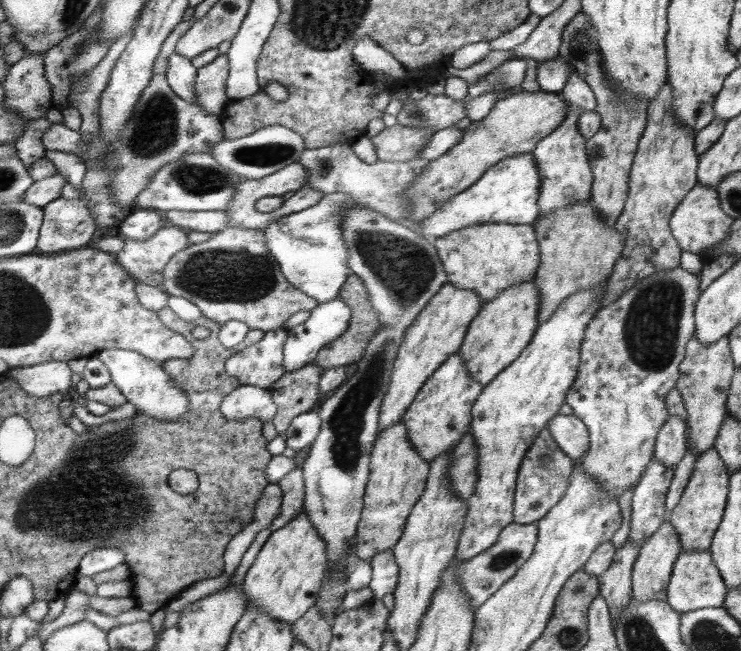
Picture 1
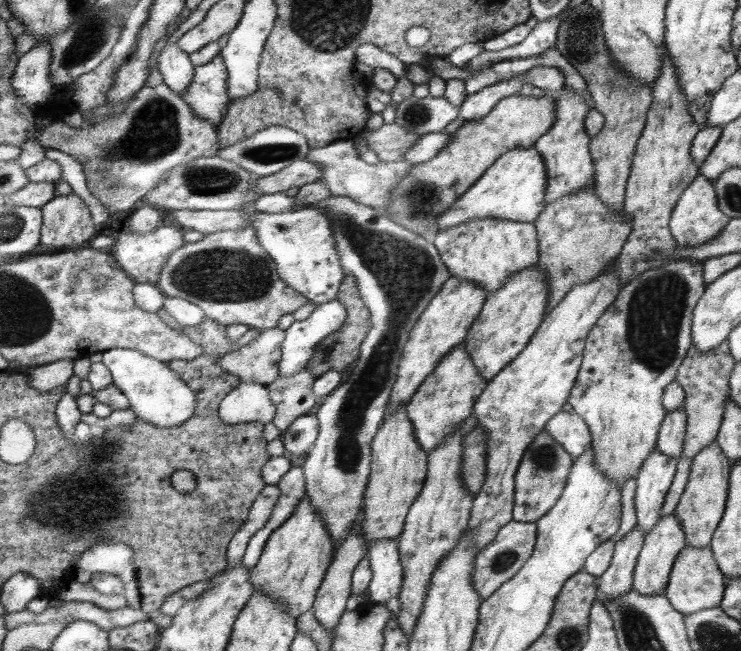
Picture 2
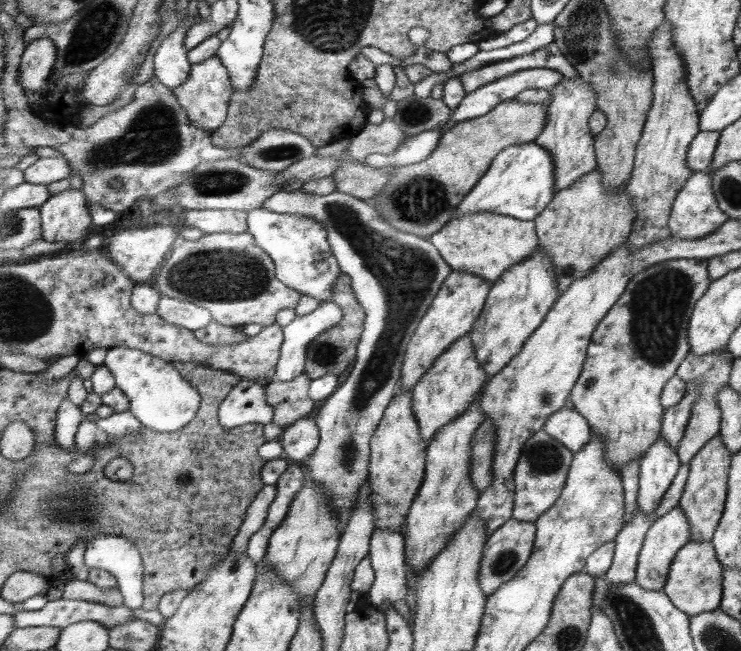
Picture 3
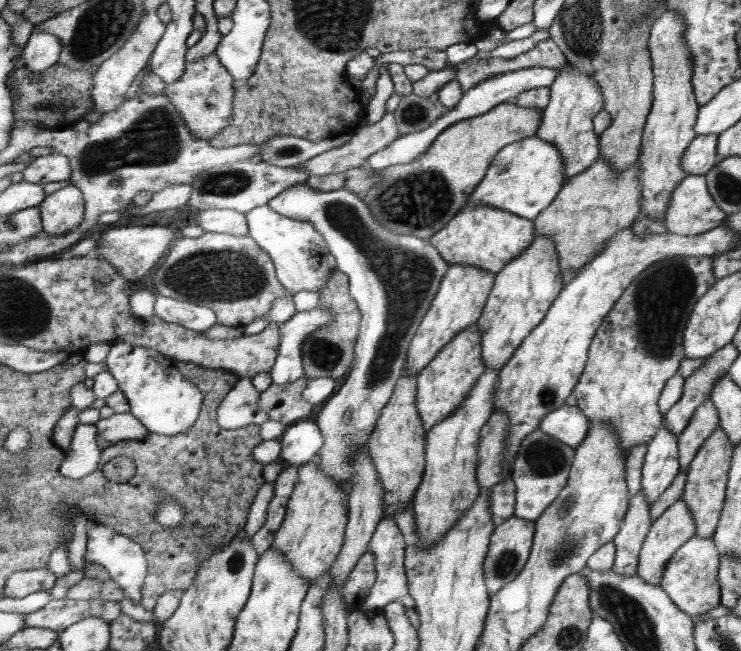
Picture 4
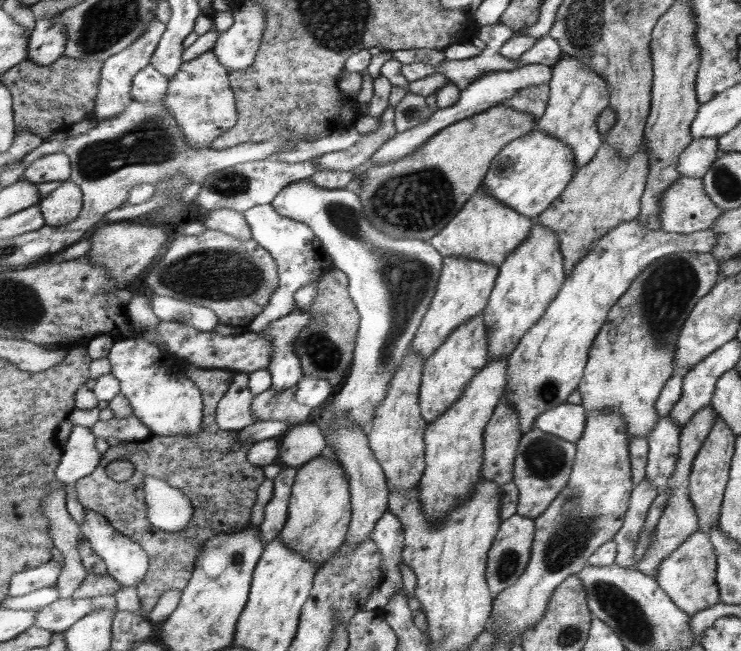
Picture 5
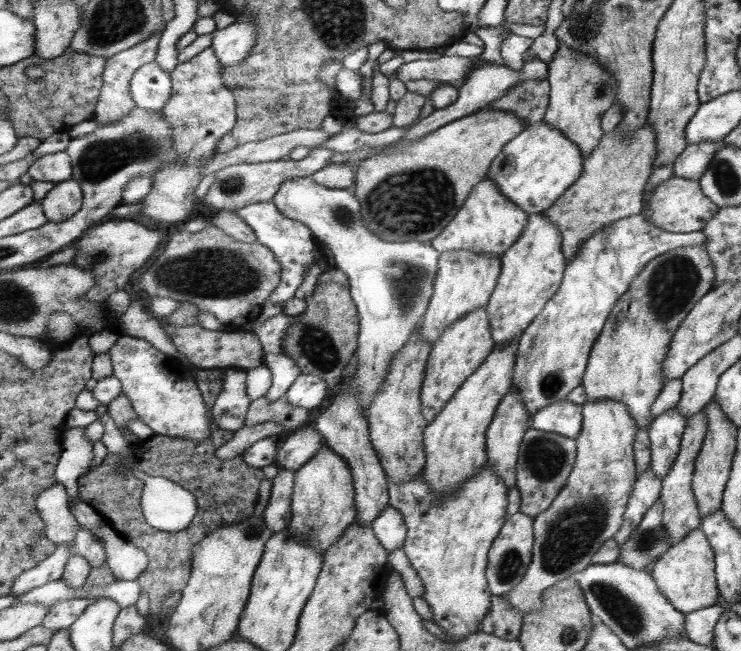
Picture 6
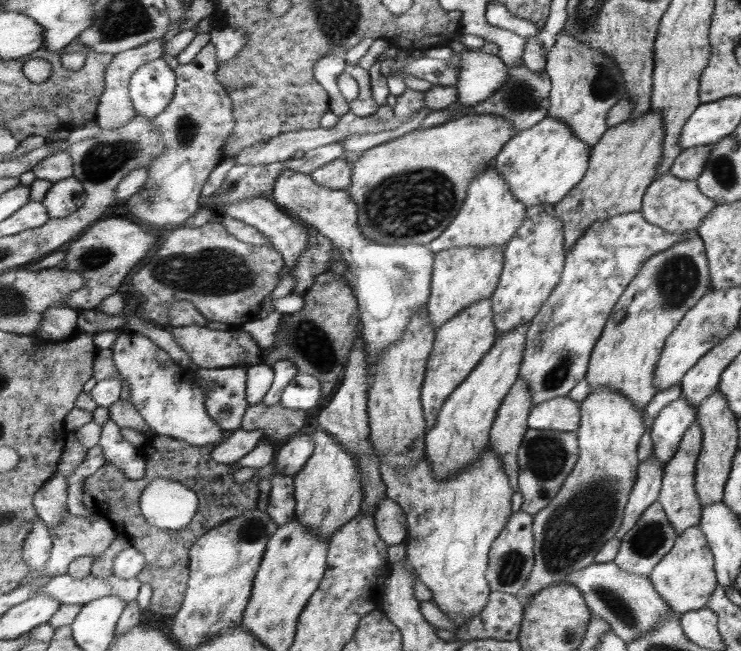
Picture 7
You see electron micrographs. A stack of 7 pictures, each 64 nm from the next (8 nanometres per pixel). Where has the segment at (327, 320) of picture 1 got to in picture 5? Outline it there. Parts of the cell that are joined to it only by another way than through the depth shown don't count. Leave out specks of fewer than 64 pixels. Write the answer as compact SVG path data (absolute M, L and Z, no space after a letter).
M307 310L289 313L285 317L273 320L261 334L273 342L273 360L268 369L272 374L272 388L281 394L293 386L297 386L304 372L301 358L295 352L295 339L299 339L301 331L311 324L313 314Z

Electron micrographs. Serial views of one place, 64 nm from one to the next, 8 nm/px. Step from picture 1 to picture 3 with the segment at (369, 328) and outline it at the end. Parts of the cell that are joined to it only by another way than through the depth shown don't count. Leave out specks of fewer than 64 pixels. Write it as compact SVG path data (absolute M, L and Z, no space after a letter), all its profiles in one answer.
M343 273L337 278L336 282L337 284L333 285L333 297L331 297L331 301L337 303L339 308L342 308L343 319L335 327L327 329L327 331L319 335L319 338L309 343L309 347L307 347L306 373L312 380L323 378L328 374L337 374L339 376L339 374L345 372L345 368L355 364L357 345L359 345L361 335L365 332L365 317L367 317L367 312L361 306L356 291L353 290L352 279Z

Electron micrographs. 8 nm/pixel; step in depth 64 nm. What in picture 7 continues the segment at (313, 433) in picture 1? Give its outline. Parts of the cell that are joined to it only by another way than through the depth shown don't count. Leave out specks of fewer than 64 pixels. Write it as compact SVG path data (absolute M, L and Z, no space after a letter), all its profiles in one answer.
M299 435L291 436L288 441L278 450L276 454L275 466L278 475L287 477L297 477L303 470L303 466L313 455L315 451L315 442L308 436Z

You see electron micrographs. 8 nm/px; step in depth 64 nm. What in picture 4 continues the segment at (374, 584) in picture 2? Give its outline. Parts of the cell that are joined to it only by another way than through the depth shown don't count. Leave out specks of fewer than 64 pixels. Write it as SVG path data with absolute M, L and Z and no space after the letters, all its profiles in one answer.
M384 517L372 538L371 548L377 556L377 580L362 605L363 610L384 610L388 604L395 601L401 601L408 608L415 610L415 599L411 596L408 587L408 576L405 566L406 543L404 534L397 525L396 518Z

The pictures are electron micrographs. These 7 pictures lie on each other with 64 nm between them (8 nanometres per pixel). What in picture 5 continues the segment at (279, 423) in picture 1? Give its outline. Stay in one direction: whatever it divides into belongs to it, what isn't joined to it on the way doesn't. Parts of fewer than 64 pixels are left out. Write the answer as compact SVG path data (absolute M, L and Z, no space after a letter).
M297 386L277 394L271 388L259 394L253 401L253 416L257 416L259 421L279 420L290 426L307 422L313 410L311 406L305 406L295 398L295 389Z

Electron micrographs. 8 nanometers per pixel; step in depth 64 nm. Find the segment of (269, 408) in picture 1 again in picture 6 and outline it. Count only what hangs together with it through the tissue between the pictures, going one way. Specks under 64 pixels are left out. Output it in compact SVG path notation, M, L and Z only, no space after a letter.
M225 369L225 390L217 395L213 405L212 420L218 427L235 433L245 426L252 403L247 392L247 379L245 369Z

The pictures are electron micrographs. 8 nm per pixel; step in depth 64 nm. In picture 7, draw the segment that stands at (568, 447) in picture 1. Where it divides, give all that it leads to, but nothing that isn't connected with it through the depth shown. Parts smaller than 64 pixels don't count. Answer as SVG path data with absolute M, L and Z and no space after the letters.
M567 396L535 405L529 413L529 429L578 432L581 426L581 403Z

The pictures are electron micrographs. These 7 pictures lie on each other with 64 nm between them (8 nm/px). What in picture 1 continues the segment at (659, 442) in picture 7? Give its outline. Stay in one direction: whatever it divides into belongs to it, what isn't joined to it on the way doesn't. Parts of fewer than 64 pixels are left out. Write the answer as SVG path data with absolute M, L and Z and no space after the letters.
M652 460L645 466L645 472L642 477L632 488L632 502L631 502L631 528L629 528L629 535L627 540L632 540L634 544L640 546L647 538L653 534L664 522L664 501L669 484L673 477L673 465L665 466L661 461Z

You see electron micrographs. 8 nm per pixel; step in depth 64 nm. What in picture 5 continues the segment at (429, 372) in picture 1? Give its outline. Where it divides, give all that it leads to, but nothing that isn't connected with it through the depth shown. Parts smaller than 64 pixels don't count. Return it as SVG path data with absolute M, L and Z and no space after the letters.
M444 255L444 268L437 285L436 296L433 297L412 347L415 347L425 360L431 358L439 345L445 343L445 339L453 333L453 329L473 320L473 317L483 313L489 306L490 296L499 274L500 268L497 265L461 255Z

